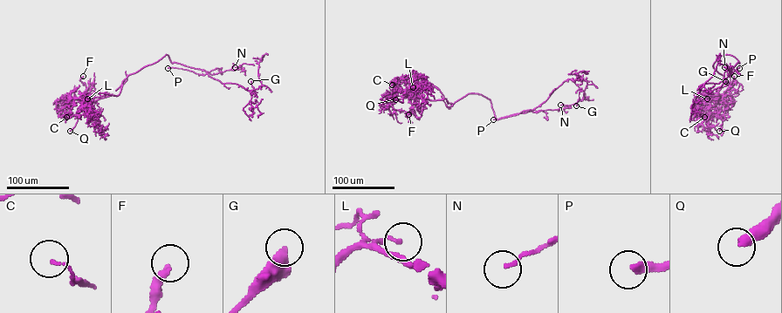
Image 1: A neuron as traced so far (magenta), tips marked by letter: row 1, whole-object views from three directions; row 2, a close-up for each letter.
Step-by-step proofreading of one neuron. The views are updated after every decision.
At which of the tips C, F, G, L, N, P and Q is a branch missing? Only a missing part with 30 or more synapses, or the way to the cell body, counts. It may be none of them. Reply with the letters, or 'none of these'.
P, Q

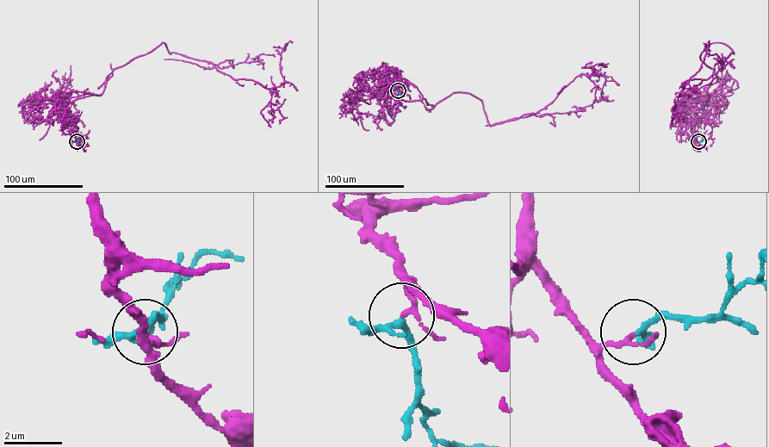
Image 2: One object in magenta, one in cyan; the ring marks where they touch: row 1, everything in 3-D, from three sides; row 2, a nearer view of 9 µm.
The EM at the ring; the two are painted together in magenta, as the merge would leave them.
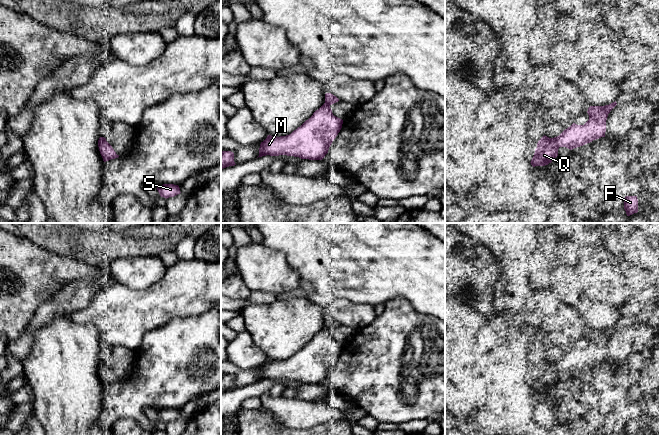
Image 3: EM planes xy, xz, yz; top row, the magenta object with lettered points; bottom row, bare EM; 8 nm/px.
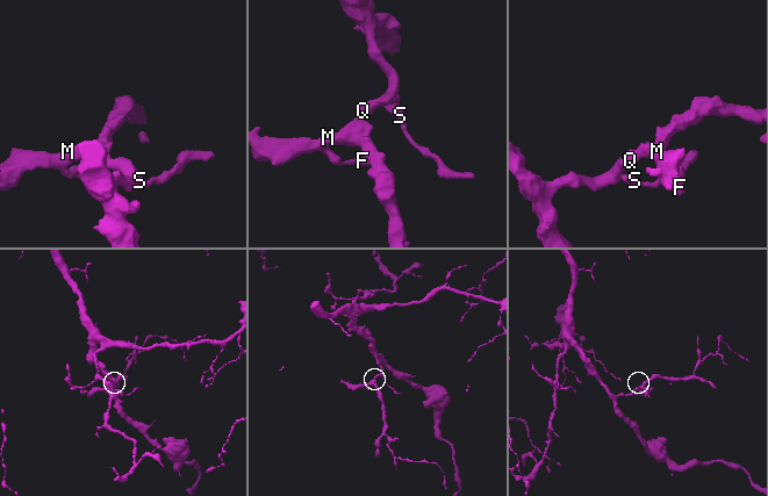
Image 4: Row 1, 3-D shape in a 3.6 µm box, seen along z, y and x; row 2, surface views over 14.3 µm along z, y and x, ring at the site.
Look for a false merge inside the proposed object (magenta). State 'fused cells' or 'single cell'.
single cell

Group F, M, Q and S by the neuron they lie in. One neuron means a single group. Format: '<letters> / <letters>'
F M Q S

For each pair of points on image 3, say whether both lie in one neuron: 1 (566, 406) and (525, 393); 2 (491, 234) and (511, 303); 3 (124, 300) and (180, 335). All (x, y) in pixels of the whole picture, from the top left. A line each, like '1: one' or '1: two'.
1: two
2: one
3: two

